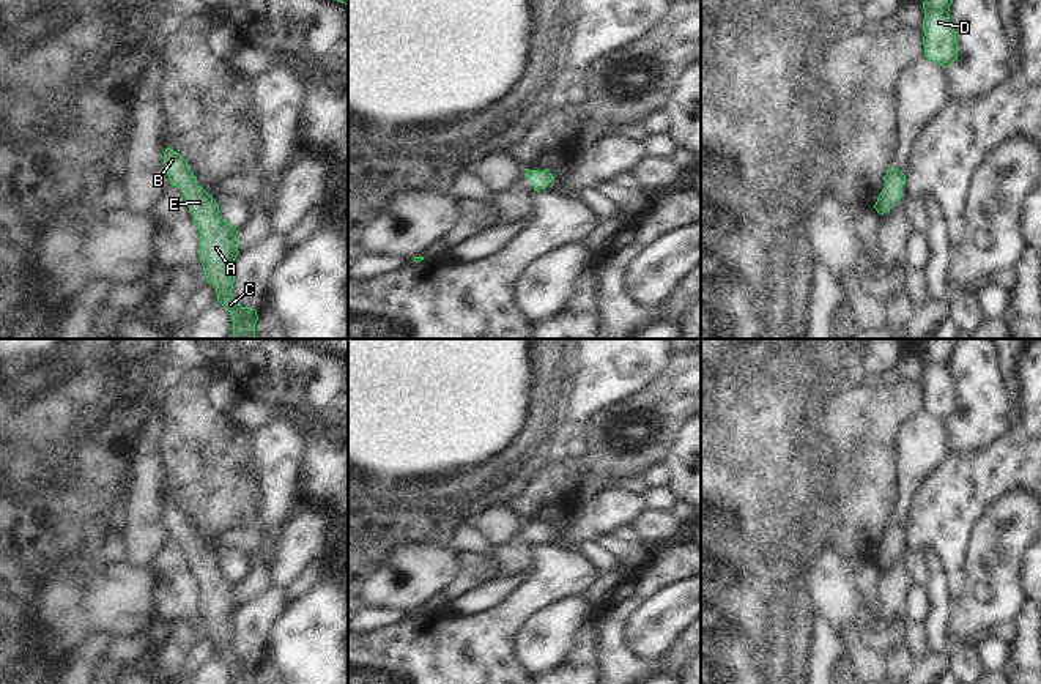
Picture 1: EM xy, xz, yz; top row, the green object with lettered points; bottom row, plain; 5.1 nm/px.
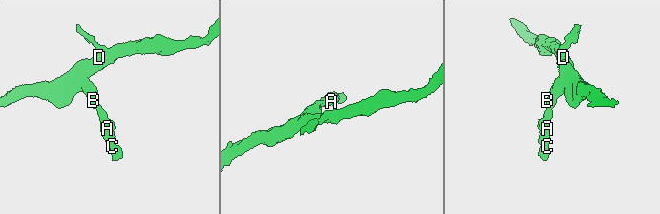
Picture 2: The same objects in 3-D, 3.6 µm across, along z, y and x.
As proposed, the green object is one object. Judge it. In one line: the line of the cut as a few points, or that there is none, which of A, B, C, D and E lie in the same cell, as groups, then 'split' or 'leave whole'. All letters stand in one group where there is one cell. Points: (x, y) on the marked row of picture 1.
no cut; A B C D E; leave whole

